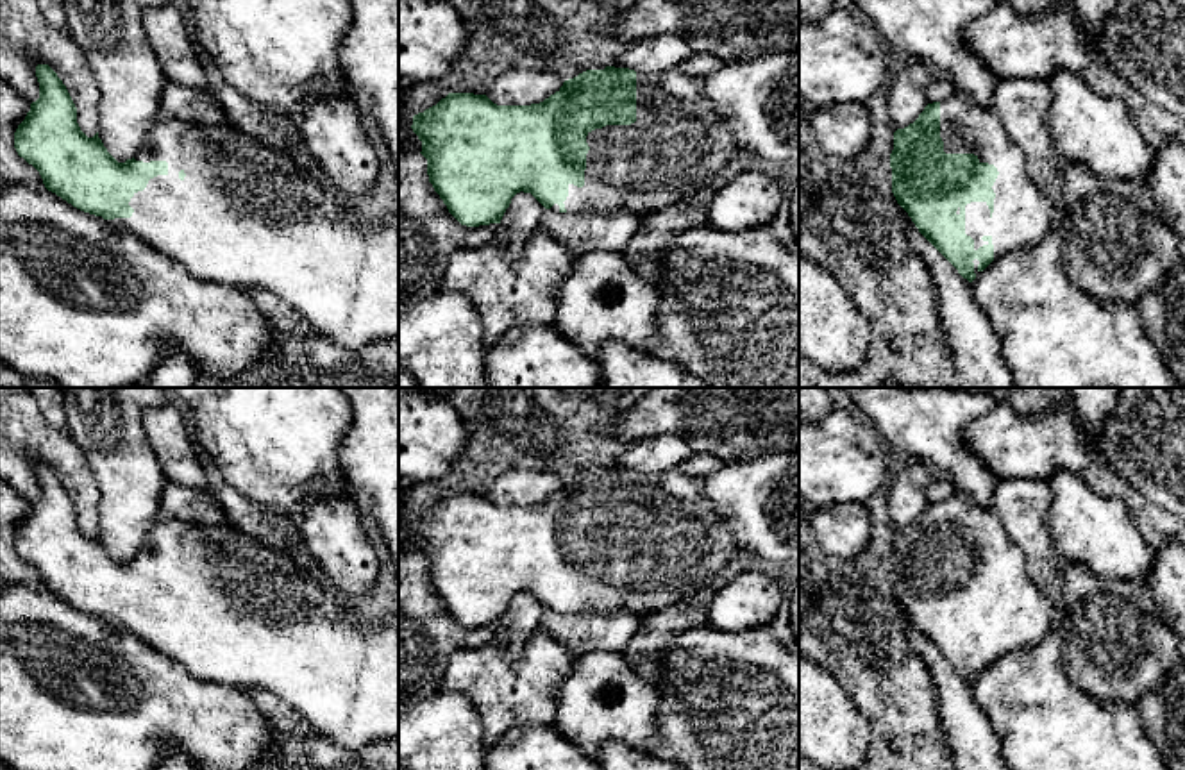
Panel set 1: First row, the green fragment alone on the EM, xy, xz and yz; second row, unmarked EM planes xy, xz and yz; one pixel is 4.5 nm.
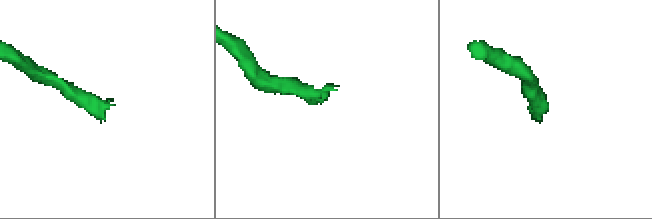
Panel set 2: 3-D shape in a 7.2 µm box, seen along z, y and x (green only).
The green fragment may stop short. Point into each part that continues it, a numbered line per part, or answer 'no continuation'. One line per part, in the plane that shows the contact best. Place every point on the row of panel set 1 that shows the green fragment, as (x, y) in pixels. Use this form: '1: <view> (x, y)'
1: yz (1021, 218)

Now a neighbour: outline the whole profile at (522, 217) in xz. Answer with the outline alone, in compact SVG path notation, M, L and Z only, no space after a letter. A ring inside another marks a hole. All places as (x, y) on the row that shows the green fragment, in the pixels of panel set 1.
M520 191L511 198L499 223L499 245L509 257L517 257L531 234L540 229L543 211L531 193Z

